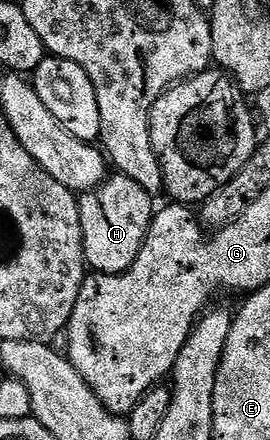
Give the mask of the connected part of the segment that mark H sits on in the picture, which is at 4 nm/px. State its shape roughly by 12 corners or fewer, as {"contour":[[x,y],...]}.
{"contour":[[114,174],[81,193],[87,269],[128,271],[155,197]]}

